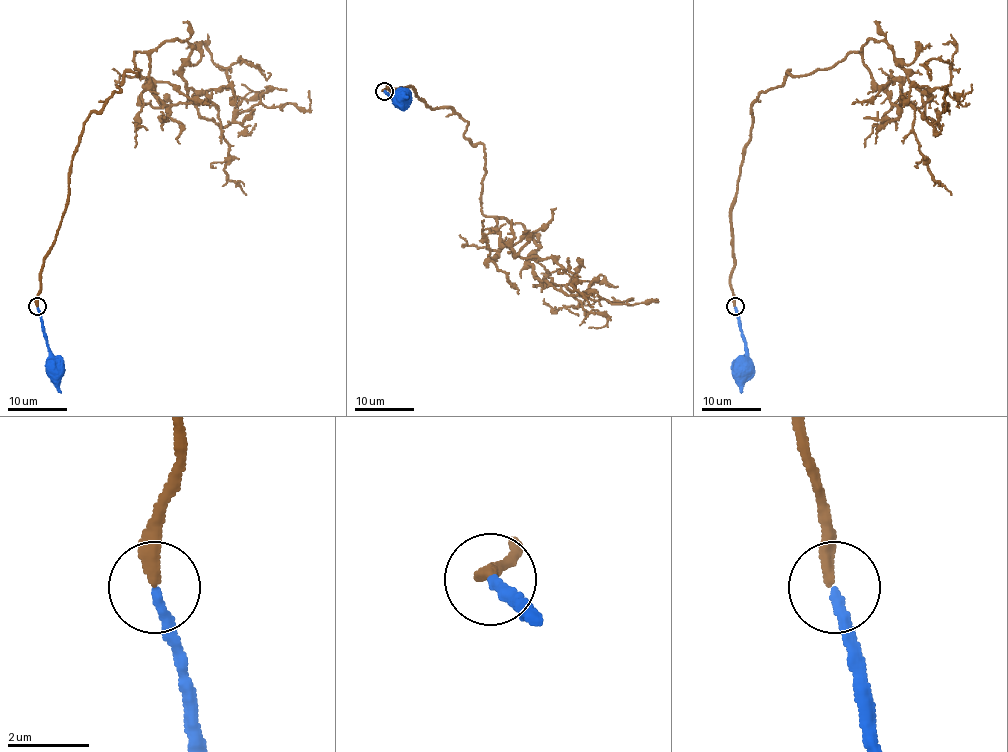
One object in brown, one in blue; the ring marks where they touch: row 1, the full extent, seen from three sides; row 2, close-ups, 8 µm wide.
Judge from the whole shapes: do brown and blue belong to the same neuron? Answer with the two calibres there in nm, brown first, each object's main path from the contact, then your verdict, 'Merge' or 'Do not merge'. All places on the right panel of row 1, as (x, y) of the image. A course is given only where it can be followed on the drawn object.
Thickness 280 nm (brown) against 240 nm. Course of brown: (735, 306), (731, 214), (752, 102), (789, 72), (832, 68), (868, 41), (884, 41), (939, 126), (945, 90). Course of blue: (735, 306), (746, 349), (743, 368). Merge

